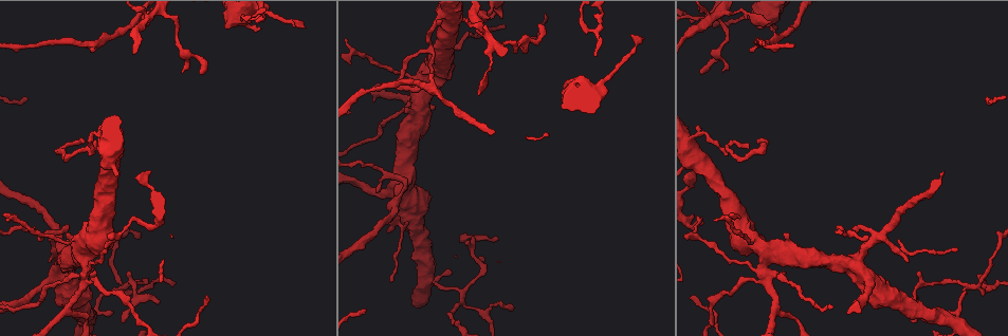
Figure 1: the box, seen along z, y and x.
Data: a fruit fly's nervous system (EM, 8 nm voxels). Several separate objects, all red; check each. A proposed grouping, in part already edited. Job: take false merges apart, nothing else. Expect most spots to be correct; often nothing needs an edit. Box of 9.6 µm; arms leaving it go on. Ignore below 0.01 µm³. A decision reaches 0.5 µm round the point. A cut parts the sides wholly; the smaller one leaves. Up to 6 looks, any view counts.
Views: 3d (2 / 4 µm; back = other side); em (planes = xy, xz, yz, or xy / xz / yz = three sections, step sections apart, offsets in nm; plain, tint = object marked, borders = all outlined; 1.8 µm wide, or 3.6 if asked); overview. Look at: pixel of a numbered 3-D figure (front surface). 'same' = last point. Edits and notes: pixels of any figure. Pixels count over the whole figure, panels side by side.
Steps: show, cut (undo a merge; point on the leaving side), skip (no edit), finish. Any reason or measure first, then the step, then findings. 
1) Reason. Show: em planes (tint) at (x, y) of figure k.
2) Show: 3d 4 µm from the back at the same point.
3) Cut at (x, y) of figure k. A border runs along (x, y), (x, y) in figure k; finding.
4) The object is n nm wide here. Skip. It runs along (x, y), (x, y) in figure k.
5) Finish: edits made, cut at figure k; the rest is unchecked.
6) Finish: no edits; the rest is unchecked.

Four arms meet. Show: 3d 4 µm at (394, 202) of figure 1.

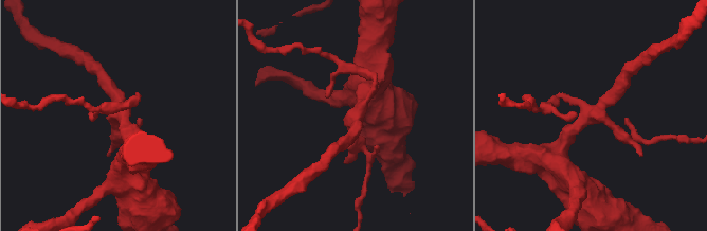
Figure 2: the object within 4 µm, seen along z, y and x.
4 arms meet here. Show: em xz step 16 (tint) at (120, 116) of figure 2.

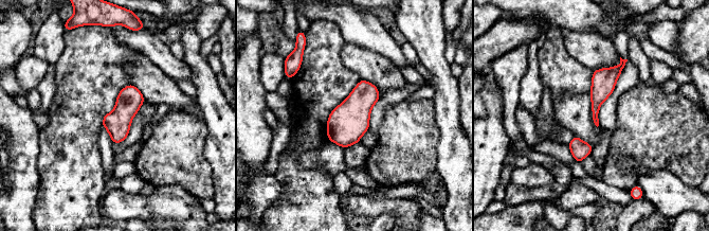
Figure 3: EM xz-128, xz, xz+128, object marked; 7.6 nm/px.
Skip. All the same neuron.

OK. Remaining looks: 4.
Show: 3d 4 µm at (700, 219) of figure 1.

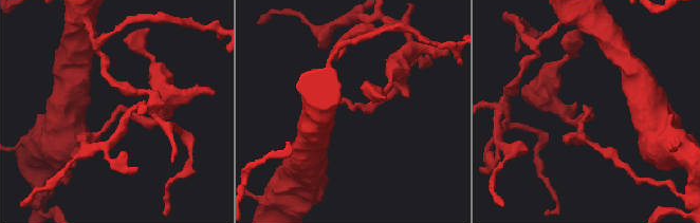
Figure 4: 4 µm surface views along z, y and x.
Show: em yz step 16 (tint) at (361, 109) of figure 4.

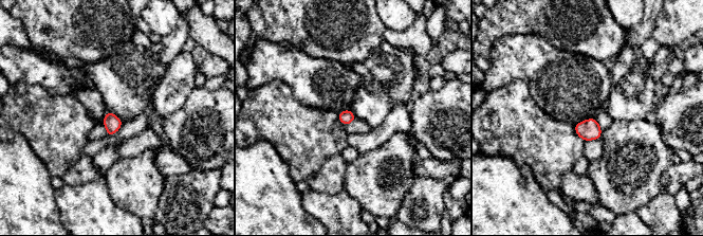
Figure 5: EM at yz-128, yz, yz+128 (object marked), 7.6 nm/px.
Show: em planes (tint) at the same point.

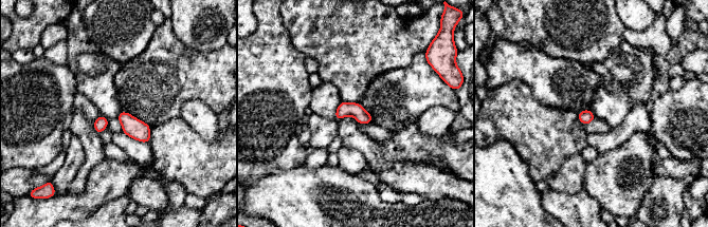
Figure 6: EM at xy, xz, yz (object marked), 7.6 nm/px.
Skip. All the same neuron.

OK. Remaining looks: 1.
Finish: no edits; the rest is unchecked.

